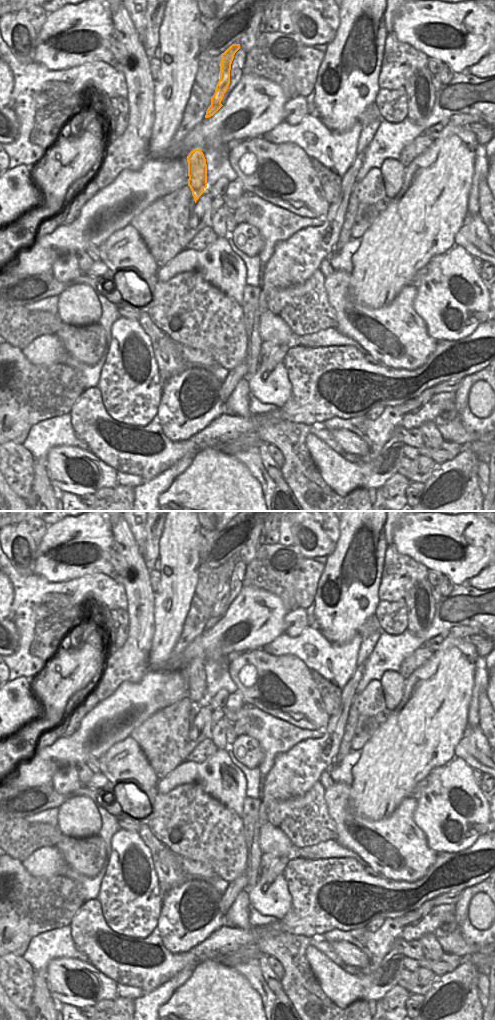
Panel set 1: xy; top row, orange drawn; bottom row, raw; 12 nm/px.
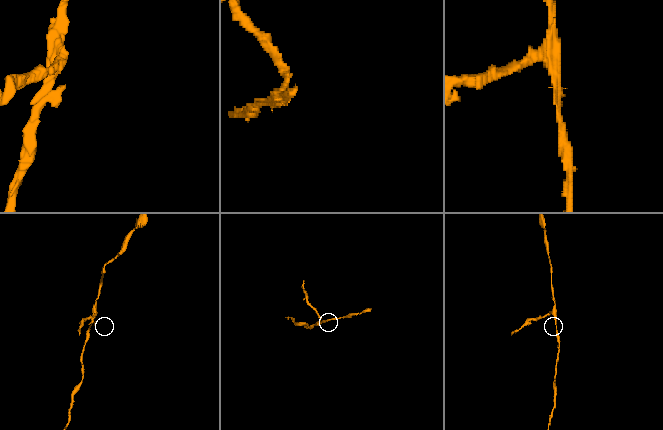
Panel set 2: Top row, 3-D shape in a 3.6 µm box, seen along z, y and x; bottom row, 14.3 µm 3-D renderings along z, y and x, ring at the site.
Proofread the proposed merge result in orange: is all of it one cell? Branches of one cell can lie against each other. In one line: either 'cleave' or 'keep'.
cleave

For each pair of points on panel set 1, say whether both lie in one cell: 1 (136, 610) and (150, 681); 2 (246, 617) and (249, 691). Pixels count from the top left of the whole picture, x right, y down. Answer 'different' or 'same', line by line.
1: different
2: different

